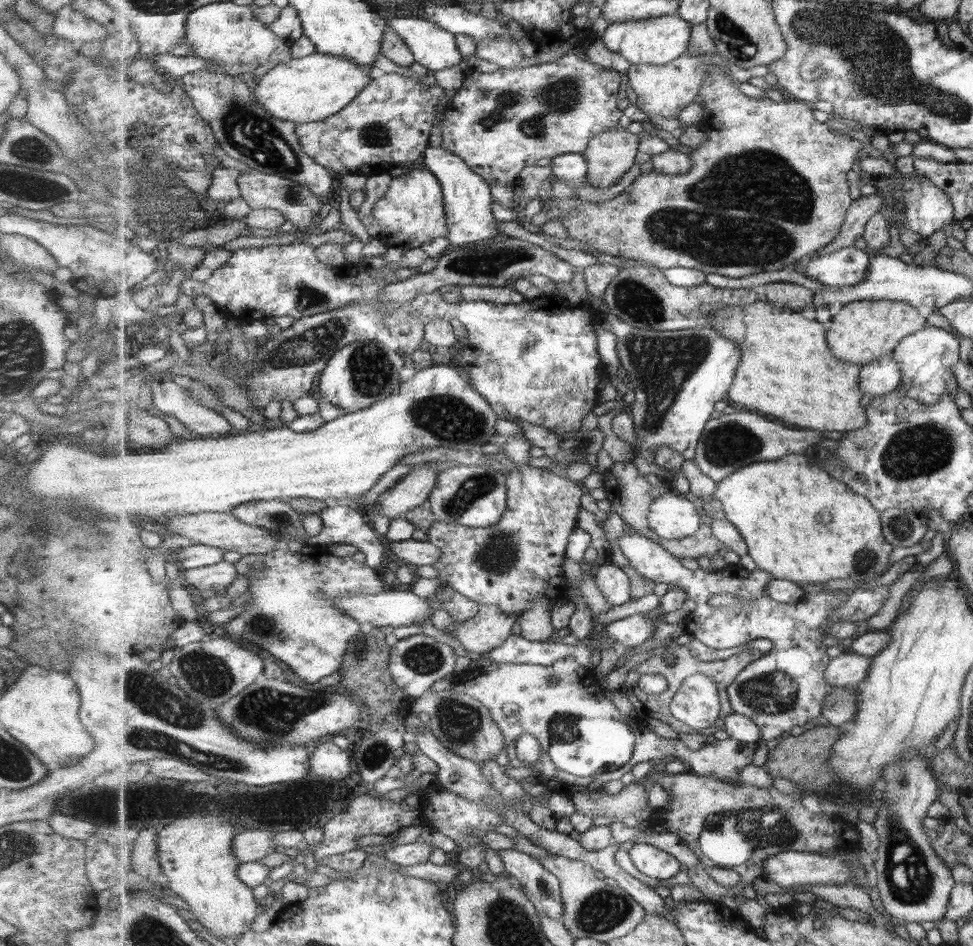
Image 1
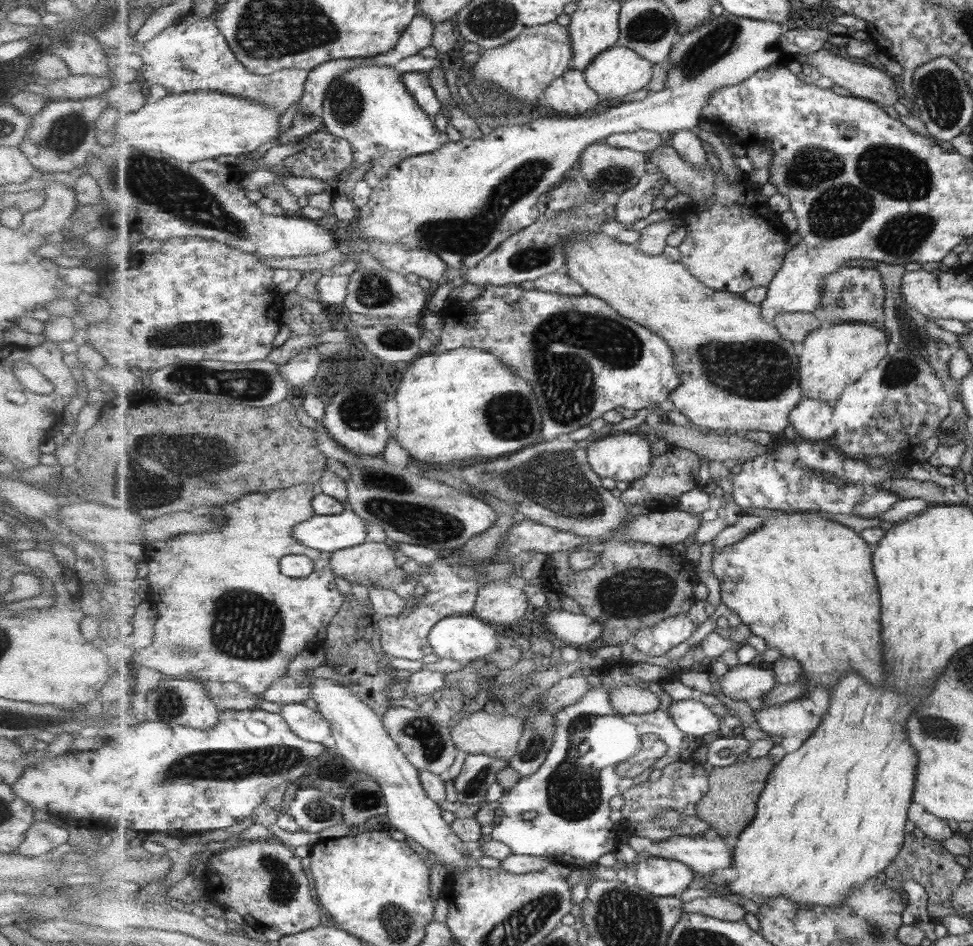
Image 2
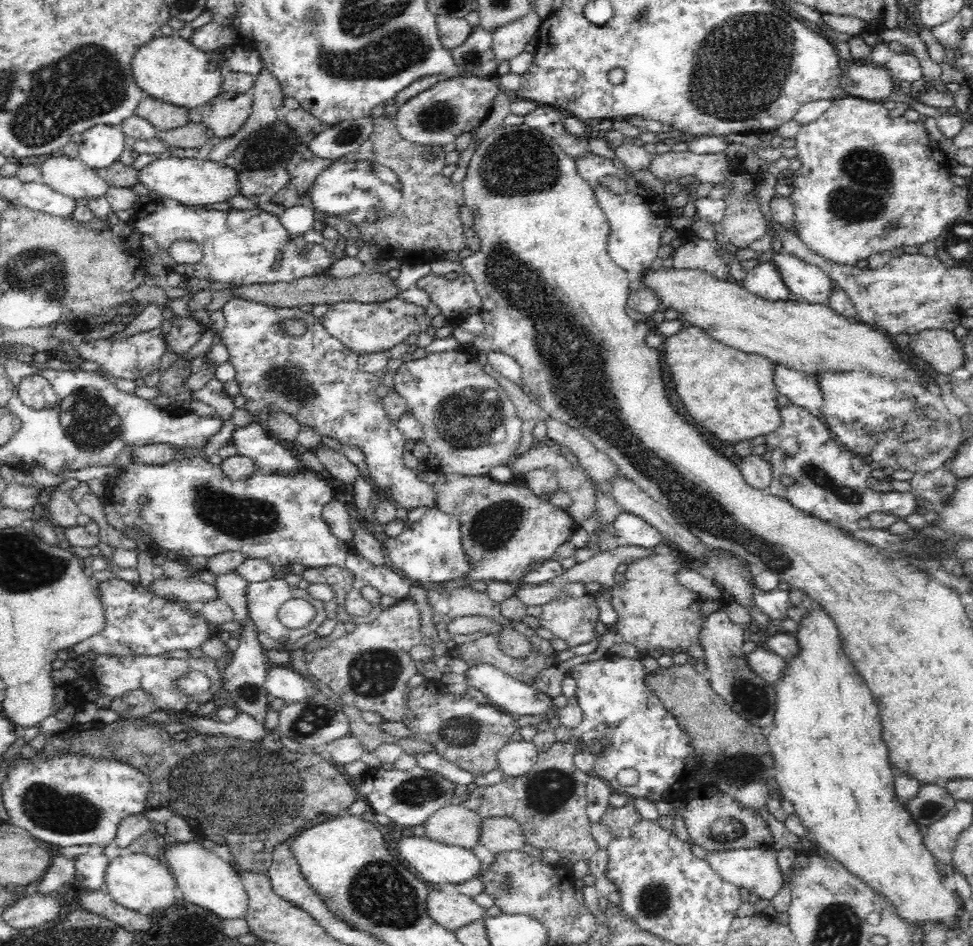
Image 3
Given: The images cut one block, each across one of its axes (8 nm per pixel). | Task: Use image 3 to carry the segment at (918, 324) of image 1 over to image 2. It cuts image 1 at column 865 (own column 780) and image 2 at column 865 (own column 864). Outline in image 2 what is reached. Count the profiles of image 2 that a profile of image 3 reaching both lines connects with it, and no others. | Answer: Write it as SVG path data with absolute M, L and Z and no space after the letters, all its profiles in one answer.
M837 323L828 329L813 331L798 345L803 397L825 402L839 399L847 387L855 384L867 371L879 366L888 355L890 341L880 325L865 323Z

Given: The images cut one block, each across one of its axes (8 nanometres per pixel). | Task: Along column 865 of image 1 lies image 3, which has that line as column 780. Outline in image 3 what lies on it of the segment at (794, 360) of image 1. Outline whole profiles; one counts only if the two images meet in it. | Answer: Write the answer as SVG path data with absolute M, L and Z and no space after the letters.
M688 325L665 340L664 364L668 366L668 374L672 382L676 382L676 394L682 402L684 412L696 420L710 434L718 436L726 442L741 442L758 436L770 435L782 425L782 408L777 404L779 389L775 383L775 366L769 358L757 354L748 354L727 344L722 344L714 336L697 326Z

